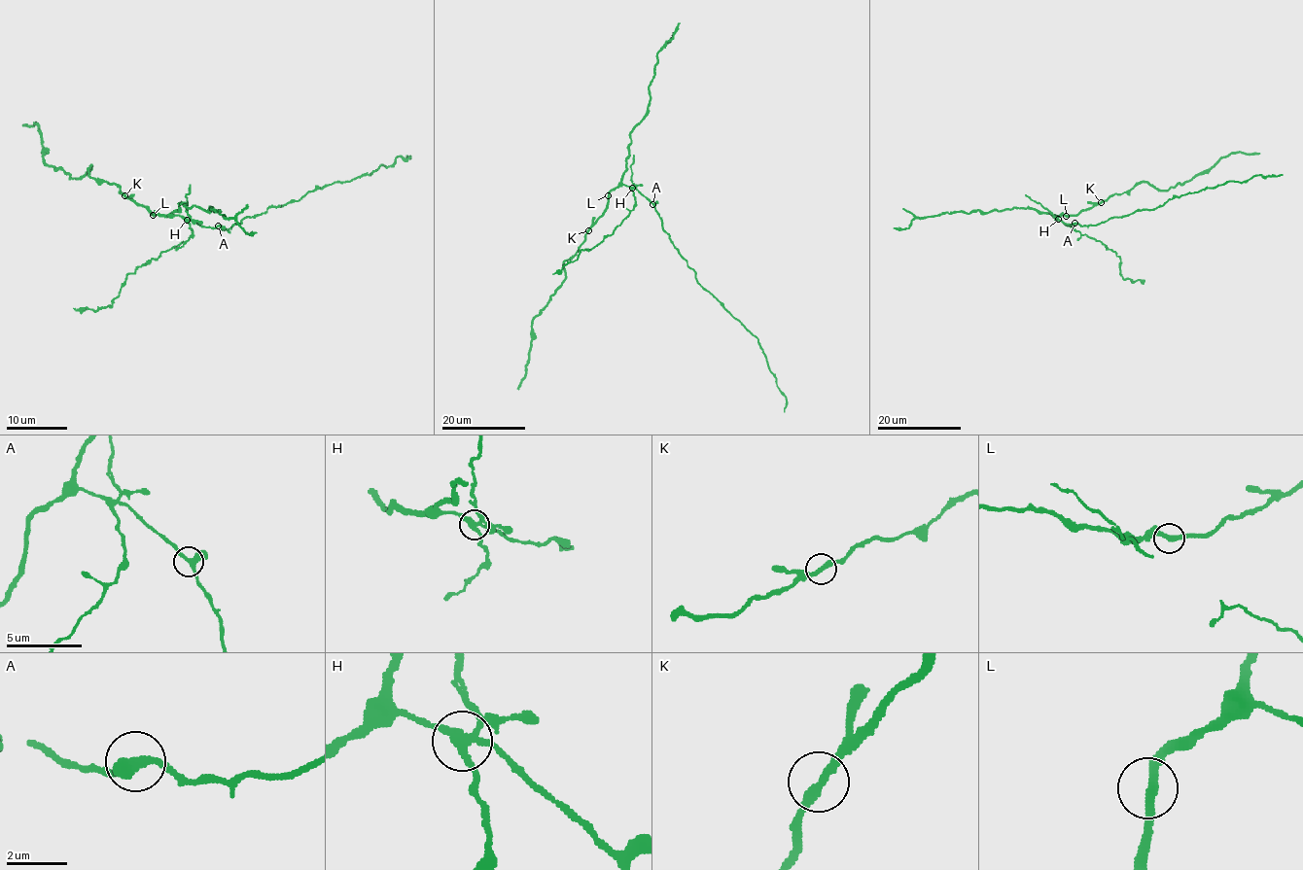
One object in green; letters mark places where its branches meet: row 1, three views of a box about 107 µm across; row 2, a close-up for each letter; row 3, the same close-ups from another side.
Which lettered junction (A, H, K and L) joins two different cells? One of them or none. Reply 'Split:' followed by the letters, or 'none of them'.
Split: H

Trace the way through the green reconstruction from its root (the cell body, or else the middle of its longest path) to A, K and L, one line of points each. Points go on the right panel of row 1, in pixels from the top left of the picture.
A: (1063, 222), (1074, 223)
K: (1063, 222), (1054, 216), (1077, 215), (1101, 202)
L: (1063, 222), (1054, 216), (1066, 216)

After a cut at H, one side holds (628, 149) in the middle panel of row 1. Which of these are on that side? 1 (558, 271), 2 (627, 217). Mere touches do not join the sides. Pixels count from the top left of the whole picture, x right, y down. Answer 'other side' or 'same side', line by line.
1: other side
2: other side

